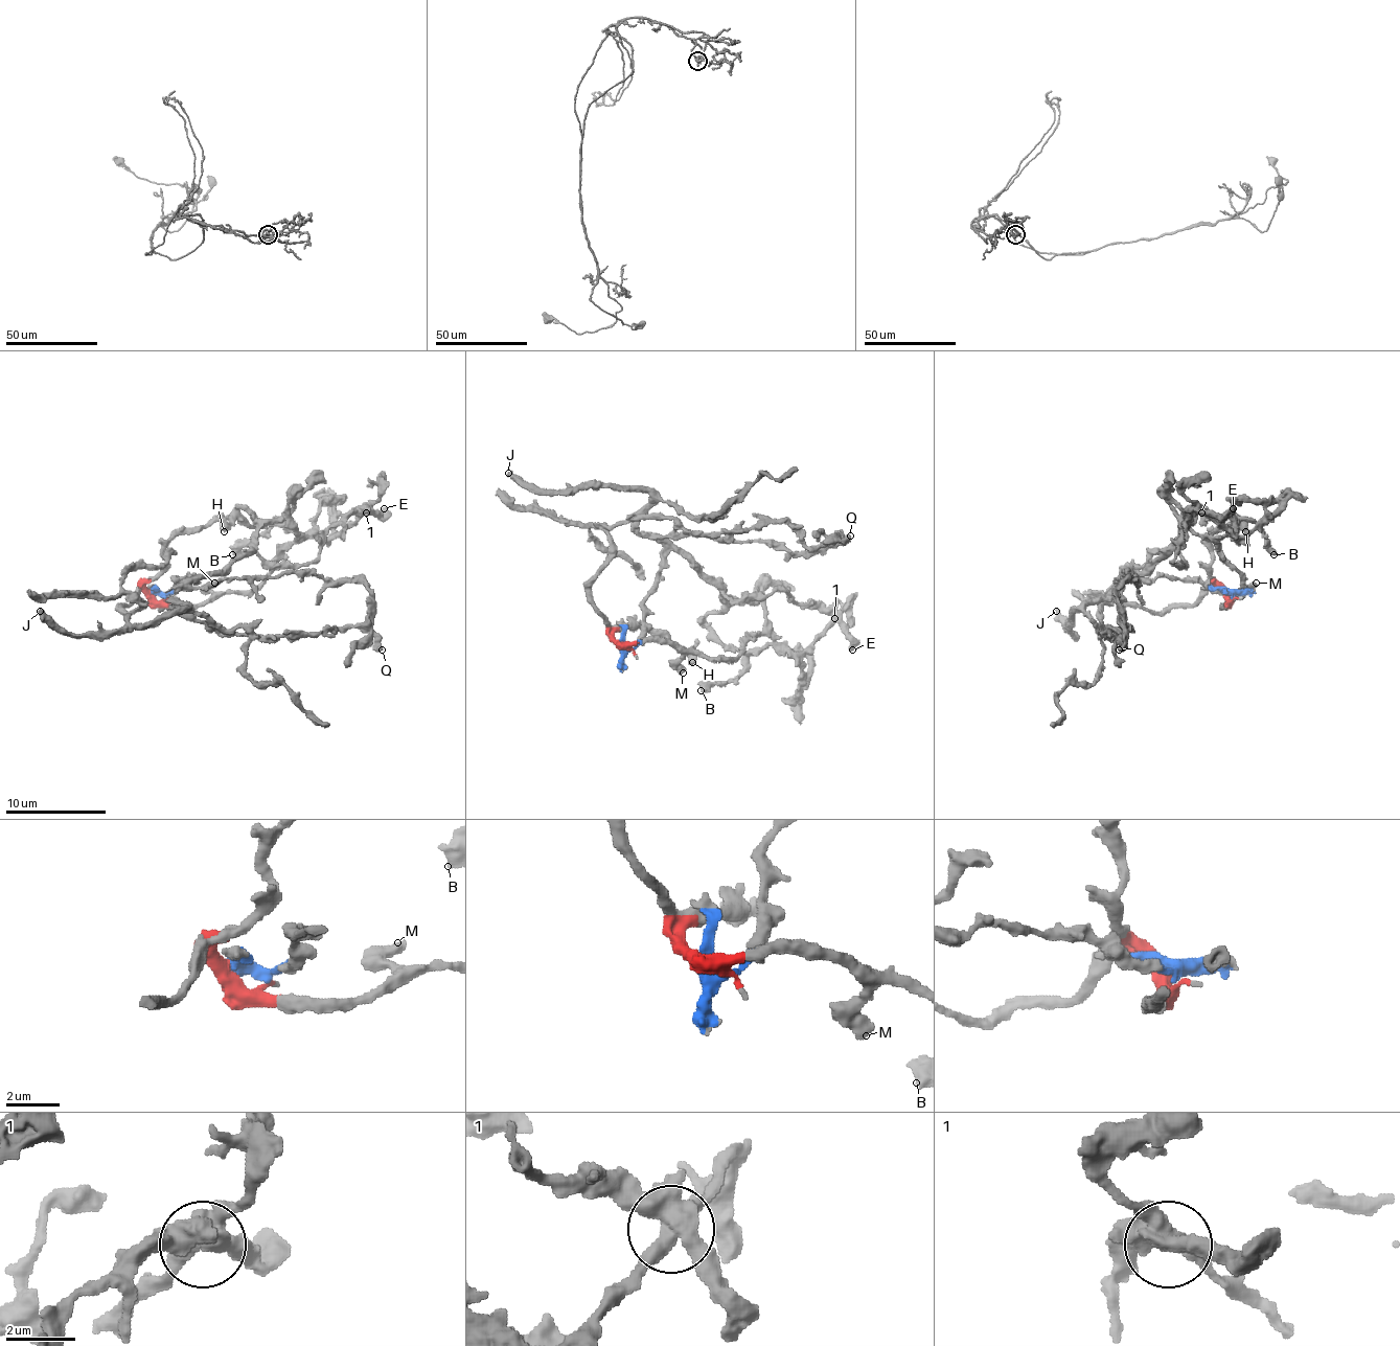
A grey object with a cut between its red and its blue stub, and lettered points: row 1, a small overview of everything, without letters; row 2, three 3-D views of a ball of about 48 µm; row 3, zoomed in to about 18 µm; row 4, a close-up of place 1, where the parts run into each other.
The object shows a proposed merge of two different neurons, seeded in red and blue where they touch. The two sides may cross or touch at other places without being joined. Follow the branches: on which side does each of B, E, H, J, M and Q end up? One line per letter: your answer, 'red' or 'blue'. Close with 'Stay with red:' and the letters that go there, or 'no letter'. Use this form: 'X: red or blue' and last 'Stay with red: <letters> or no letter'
B: blue
E: blue
H: red
J: blue
M: red
Q: red
Stay with red: H, M, Q

